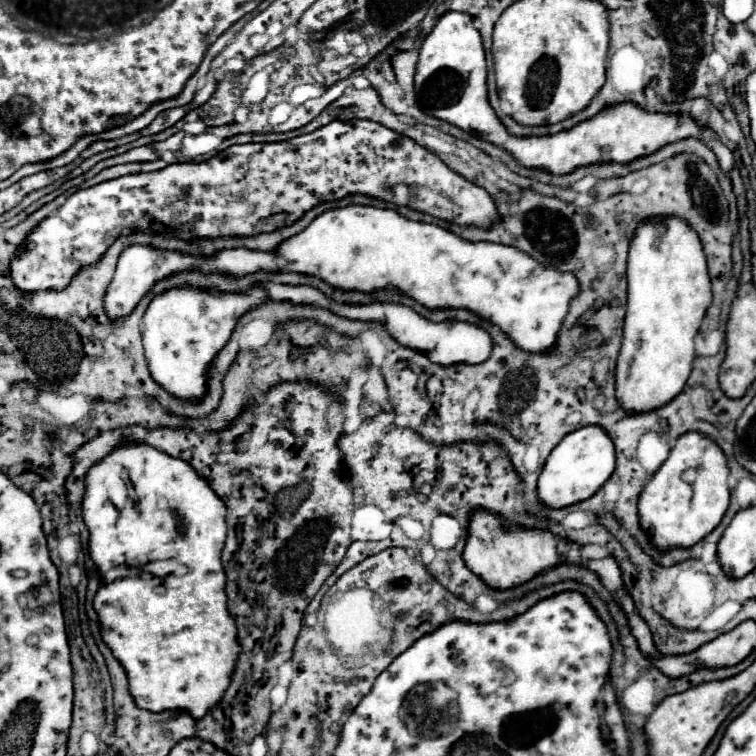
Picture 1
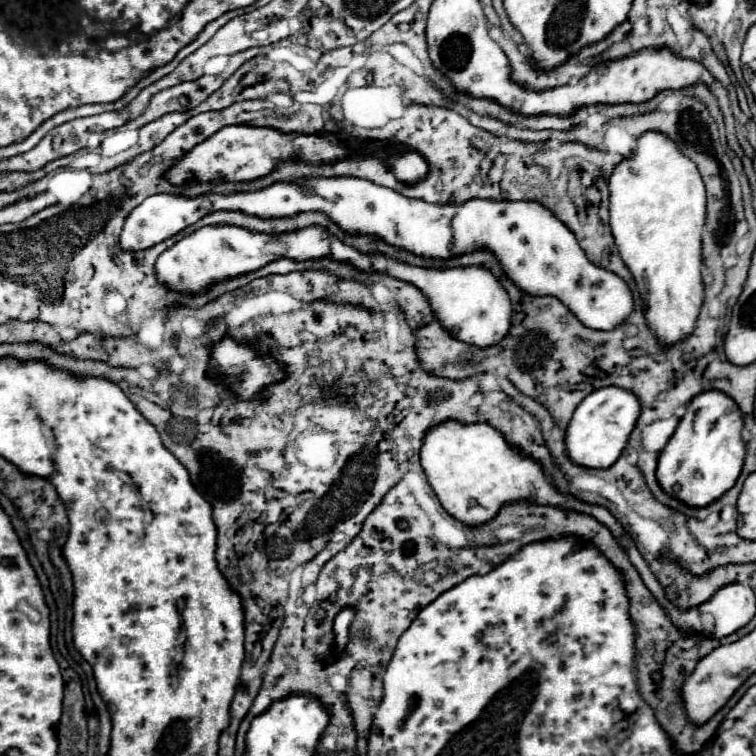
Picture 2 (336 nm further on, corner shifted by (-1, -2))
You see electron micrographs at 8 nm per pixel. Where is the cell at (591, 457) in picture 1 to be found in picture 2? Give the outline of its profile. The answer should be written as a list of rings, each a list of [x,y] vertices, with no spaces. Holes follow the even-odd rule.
[[[608,386],[594,390],[588,394],[580,406],[576,408],[568,430],[566,430],[566,454],[568,458],[586,468],[596,468],[596,470],[606,470],[610,468],[622,454],[626,440],[638,420],[640,414],[640,402],[638,398],[624,388]]]

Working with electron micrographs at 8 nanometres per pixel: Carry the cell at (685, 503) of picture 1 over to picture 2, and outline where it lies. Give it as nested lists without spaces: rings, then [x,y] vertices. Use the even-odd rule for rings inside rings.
[[[716,390],[698,394],[698,398],[688,404],[674,436],[658,456],[656,478],[662,490],[692,508],[706,508],[722,498],[736,484],[744,464],[740,430],[742,414],[732,398]]]

